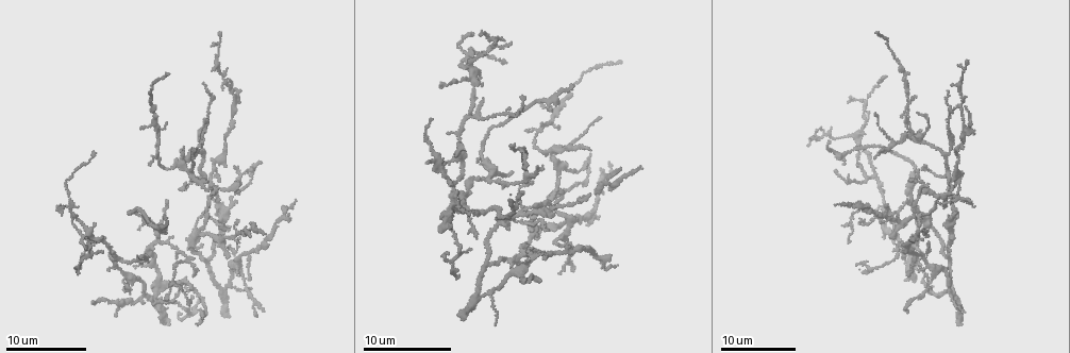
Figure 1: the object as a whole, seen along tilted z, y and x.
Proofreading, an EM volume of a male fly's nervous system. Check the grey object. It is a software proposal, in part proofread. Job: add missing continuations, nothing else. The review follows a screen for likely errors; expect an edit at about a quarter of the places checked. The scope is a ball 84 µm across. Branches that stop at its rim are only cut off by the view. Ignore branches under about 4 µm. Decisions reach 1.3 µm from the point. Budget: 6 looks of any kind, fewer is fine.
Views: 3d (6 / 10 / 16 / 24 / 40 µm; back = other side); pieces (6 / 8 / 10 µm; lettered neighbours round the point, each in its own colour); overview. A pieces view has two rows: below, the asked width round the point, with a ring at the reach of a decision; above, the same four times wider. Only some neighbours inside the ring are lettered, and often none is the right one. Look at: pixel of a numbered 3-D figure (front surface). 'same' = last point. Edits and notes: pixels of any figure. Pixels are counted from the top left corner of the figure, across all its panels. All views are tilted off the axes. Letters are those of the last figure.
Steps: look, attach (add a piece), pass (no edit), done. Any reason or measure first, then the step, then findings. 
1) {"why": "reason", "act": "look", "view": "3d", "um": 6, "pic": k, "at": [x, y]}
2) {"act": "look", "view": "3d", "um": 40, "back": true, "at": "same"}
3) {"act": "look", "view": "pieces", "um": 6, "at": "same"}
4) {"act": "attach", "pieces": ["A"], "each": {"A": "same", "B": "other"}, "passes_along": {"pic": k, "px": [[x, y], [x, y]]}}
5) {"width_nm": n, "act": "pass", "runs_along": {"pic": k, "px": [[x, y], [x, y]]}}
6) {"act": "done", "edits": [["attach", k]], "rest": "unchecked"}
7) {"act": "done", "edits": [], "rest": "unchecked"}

{"why": "free end", "act": "look", "view": "pieces", "um": 8, "pic": 1, "at": [552, 214]}

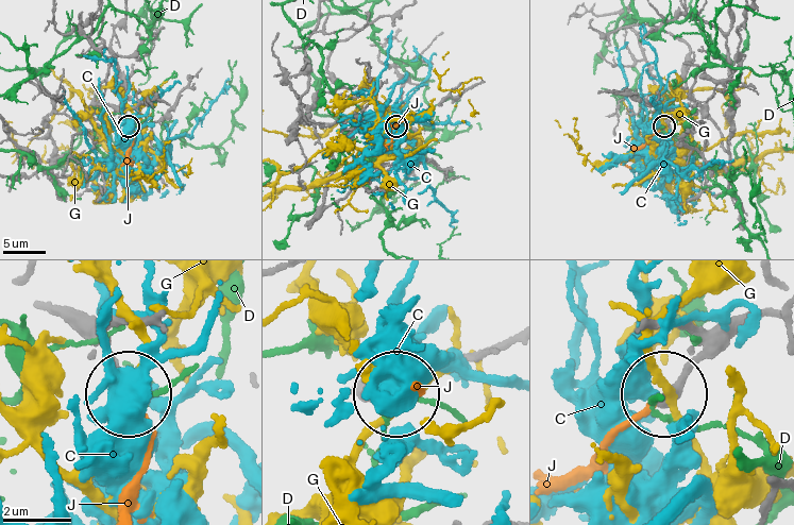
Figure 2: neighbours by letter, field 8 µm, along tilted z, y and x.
{"act": "attach", "pieces": ["J"], "each": {"C": "other", "D": "other", "G": "other", "J": "same"}, "found": "the neuron continues"}

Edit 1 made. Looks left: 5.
{"why": "redraw", "act": "look", "view": "overview"}

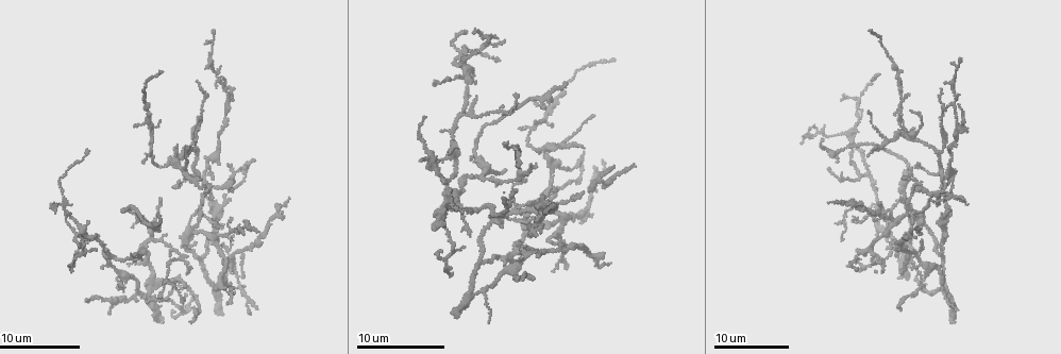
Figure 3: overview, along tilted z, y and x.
{"why": "tapers out", "act": "look", "view": "pieces", "um": 10, "pic": 3, "at": [131, 263]}

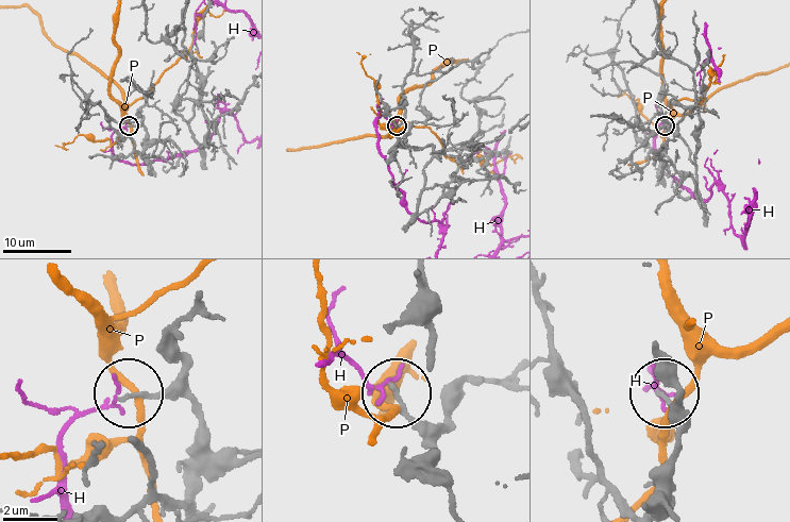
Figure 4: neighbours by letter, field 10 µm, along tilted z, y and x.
{"act": "pass", "each": {"H": "other", "P": "other"}, "found": "none of them fits"}

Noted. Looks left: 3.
{"why": "tapers out", "act": "look", "view": "pieces", "um": 8, "pic": 3, "at": [187, 271]}

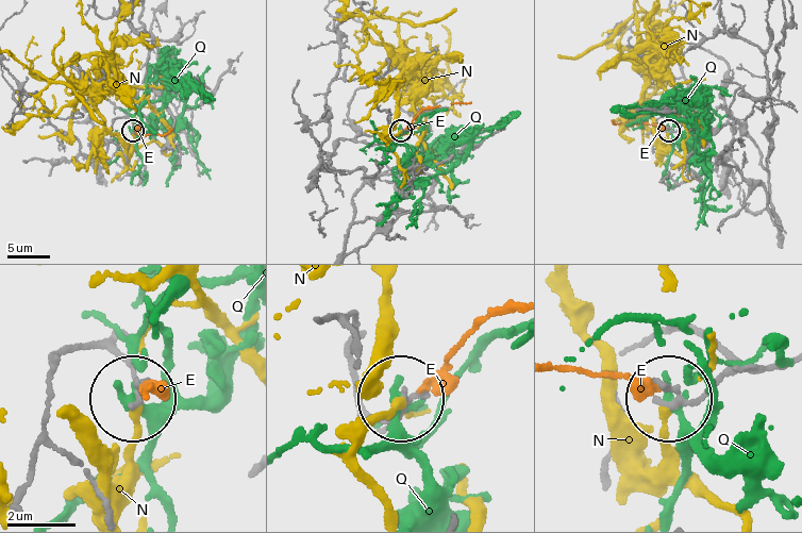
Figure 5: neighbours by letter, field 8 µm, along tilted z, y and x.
{"act": "pass", "each": {"E": "other", "N": "other", "Q": "other"}, "found": "no lettered piece goes on from it"}

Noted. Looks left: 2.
{"act": "done", "edits": [["attach", 2]], "rest": "unchecked"}

